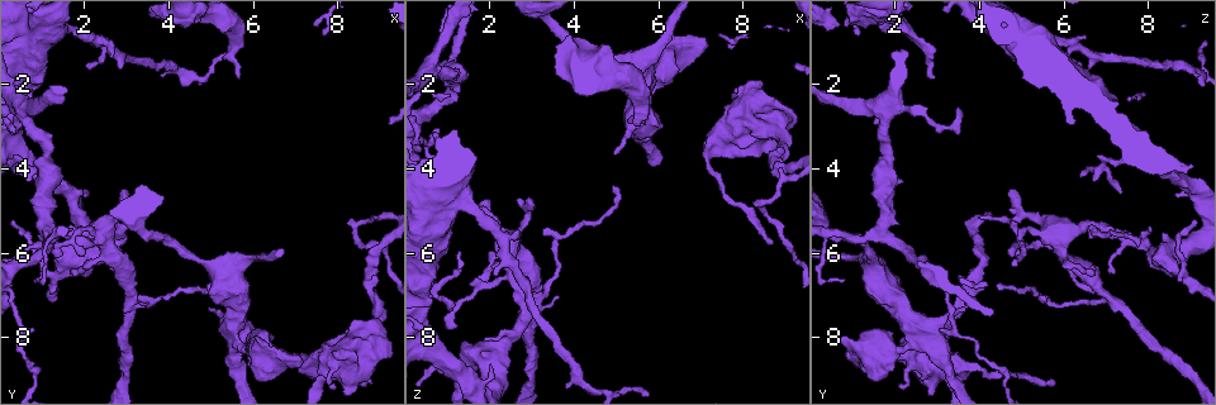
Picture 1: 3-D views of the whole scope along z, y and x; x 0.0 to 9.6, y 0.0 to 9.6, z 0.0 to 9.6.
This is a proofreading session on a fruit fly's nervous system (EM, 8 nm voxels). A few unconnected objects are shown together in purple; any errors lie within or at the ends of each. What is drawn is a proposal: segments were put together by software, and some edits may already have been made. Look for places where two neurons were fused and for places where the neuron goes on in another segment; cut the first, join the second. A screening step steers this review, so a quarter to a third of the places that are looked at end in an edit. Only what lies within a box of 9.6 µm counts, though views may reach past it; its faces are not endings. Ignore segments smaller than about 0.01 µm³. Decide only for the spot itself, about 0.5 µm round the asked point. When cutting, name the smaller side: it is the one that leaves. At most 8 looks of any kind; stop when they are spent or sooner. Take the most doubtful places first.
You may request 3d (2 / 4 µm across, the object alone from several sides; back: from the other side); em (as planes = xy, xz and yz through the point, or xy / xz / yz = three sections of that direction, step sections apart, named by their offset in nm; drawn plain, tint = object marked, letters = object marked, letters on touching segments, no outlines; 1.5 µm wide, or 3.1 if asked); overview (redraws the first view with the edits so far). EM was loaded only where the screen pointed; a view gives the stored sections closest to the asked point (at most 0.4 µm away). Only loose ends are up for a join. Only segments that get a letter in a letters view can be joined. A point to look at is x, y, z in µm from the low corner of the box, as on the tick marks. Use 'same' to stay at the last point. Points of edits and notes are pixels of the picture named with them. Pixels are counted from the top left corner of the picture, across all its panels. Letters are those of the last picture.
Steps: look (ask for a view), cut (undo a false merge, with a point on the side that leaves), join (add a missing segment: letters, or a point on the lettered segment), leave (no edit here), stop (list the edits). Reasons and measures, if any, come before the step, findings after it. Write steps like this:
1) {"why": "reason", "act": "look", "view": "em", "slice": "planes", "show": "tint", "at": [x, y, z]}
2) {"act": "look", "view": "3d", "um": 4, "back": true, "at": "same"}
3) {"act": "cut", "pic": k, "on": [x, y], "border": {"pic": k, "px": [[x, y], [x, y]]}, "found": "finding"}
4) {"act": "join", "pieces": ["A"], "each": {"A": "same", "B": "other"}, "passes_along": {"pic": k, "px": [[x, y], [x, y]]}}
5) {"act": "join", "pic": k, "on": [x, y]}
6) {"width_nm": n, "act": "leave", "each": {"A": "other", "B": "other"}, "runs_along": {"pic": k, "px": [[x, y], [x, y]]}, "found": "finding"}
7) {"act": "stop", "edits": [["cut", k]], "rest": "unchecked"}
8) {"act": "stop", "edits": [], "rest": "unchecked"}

{"why": "thin end", "act": "look", "view": "em", "slice": "yz", "step": 8, "show": "letters", "at": [1.95, 5.35, 8.00]}

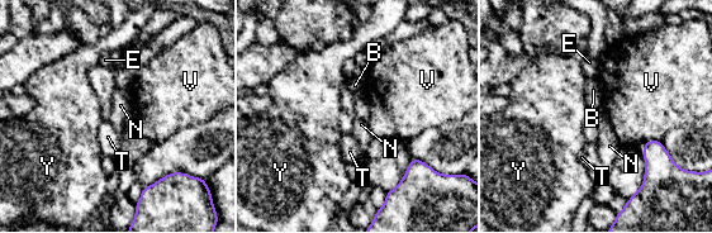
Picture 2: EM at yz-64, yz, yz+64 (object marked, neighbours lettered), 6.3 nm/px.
{"act": "look", "view": "em", "slice": "planes", "show": "letters", "at": "same"}

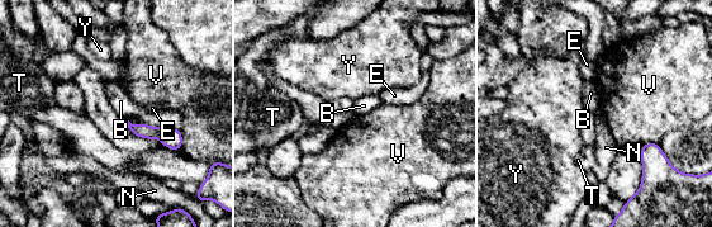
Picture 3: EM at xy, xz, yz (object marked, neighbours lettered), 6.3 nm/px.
{"longest_contact_nm": ["B", 260], "act": "leave", "each": {"B": "other", "E": "other", "N": "other", "T": "other", "V": "other", "Y": "other"}, "border": {"pic": 3, "px": [[142, 121], [180, 131]]}, "found": "no lettered segment goes on from it"}

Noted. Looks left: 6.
{"why": "branch stops here", "act": "look", "view": "em", "slice": "planes", "show": "letters", "at": [7.15, 8.55, 0.95]}

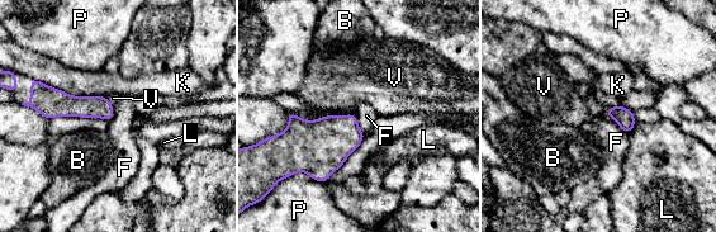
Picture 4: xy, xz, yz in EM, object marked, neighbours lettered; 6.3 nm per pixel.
{"act": "leave", "each": {"B": "other", "F": "other", "K": "other", "L": "other", "P": "other", "V": "other"}, "found": "none of them fits"}

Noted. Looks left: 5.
{"why": "sudden change in width", "act": "look", "view": "em", "slice": "xz", "step": 4, "show": "tint", "at": [1.05, 3.80, 1.80]}

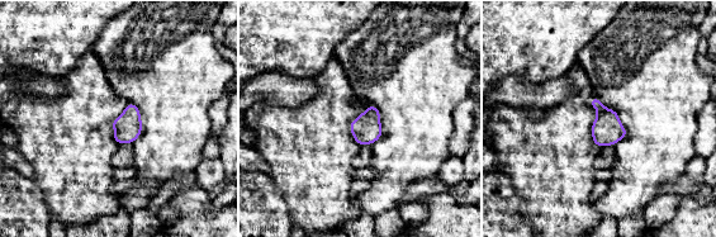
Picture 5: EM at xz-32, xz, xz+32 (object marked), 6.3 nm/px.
{"act": "look", "view": "em", "slice": "planes", "show": "letters", "at": "same"}

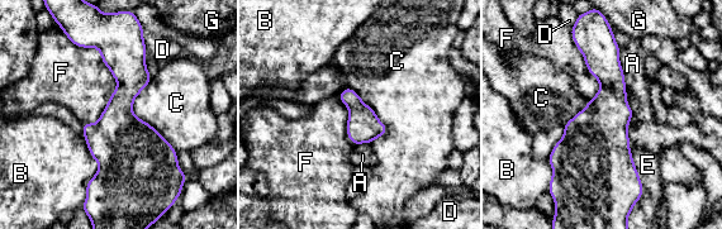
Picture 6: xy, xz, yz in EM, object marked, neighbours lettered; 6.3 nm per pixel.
{"act": "leave", "each": {"A": "other", "B": "other", "C": "other", "D": "other", "E": "other", "F": "other", "G": "other"}, "border": {"pic": 6, "px": [[151, 79], [133, 113], [177, 152]]}, "found": "all the same neuron"}

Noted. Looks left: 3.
{"act": "stop", "edits": [], "rest": "unchecked"}

